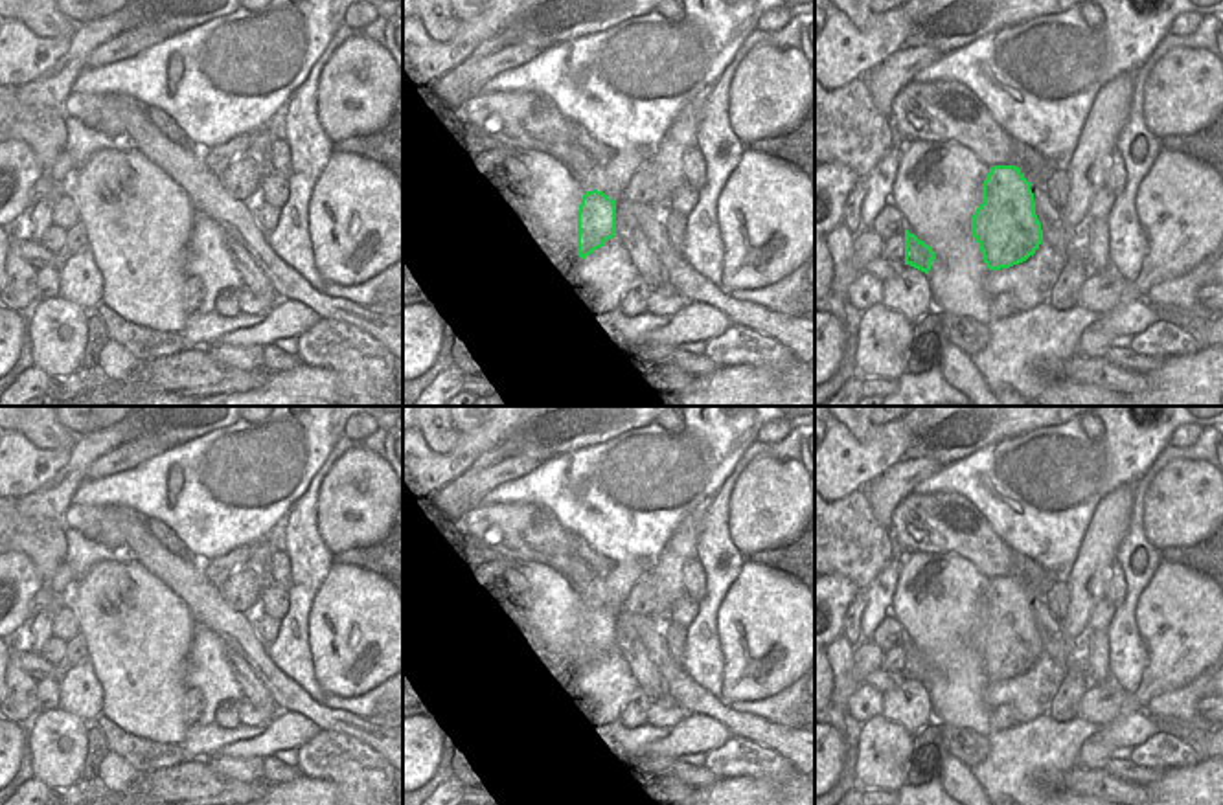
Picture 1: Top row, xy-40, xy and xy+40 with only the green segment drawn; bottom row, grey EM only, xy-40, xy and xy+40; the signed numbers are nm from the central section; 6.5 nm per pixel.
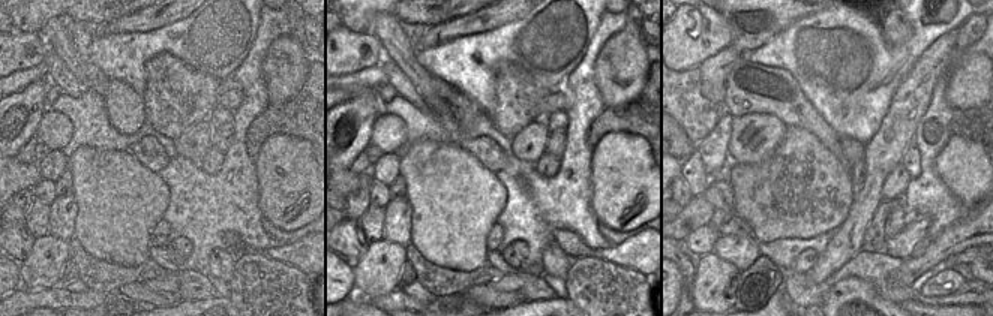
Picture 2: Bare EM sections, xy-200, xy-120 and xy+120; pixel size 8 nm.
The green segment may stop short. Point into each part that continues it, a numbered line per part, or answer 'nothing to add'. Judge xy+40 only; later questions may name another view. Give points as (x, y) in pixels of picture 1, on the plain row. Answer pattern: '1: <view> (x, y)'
nothing to add

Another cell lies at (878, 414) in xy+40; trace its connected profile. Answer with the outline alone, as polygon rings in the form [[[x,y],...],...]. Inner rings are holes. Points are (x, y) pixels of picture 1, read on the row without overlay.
[[[868,406],[868,417],[874,425],[888,425],[905,415],[905,406]]]

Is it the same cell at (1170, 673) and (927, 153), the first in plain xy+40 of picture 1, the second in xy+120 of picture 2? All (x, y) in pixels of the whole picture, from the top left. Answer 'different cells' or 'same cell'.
different cells

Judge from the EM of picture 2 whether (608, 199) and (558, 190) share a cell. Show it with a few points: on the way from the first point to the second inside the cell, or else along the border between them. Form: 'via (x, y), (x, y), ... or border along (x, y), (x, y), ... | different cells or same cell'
border along (590, 160), (591, 210), (599, 220) | different cells

